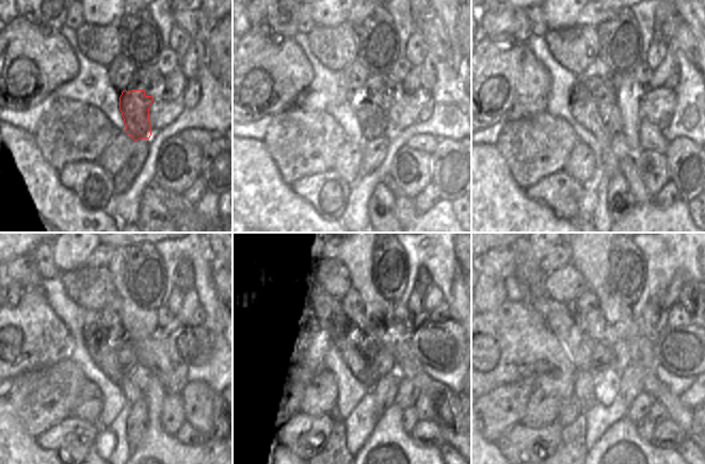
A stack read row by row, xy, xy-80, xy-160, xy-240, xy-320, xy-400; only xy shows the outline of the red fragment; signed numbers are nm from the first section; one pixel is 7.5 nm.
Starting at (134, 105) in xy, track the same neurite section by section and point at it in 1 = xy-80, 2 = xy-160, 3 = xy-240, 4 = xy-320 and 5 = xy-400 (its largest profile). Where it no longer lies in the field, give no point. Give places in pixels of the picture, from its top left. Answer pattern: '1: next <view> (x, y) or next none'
1: next xy-80 (373, 117)
2: next xy-160 (610, 117)
3: next xy-240 (127, 358)
4: next xy-320 (367, 349)
5: next xy-400 (601, 356)

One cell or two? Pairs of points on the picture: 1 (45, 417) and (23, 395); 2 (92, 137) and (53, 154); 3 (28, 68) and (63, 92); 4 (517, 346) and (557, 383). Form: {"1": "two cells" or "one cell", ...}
{"1": "one cell", "2": "one cell", "3": "two cells", "4": "one cell"}

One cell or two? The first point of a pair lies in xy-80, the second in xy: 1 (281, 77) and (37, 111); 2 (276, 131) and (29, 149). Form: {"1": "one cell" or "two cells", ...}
{"1": "two cells", "2": "two cells"}

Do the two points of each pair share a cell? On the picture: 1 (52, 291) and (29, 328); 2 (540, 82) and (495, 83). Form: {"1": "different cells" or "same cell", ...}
{"1": "different cells", "2": "same cell"}

